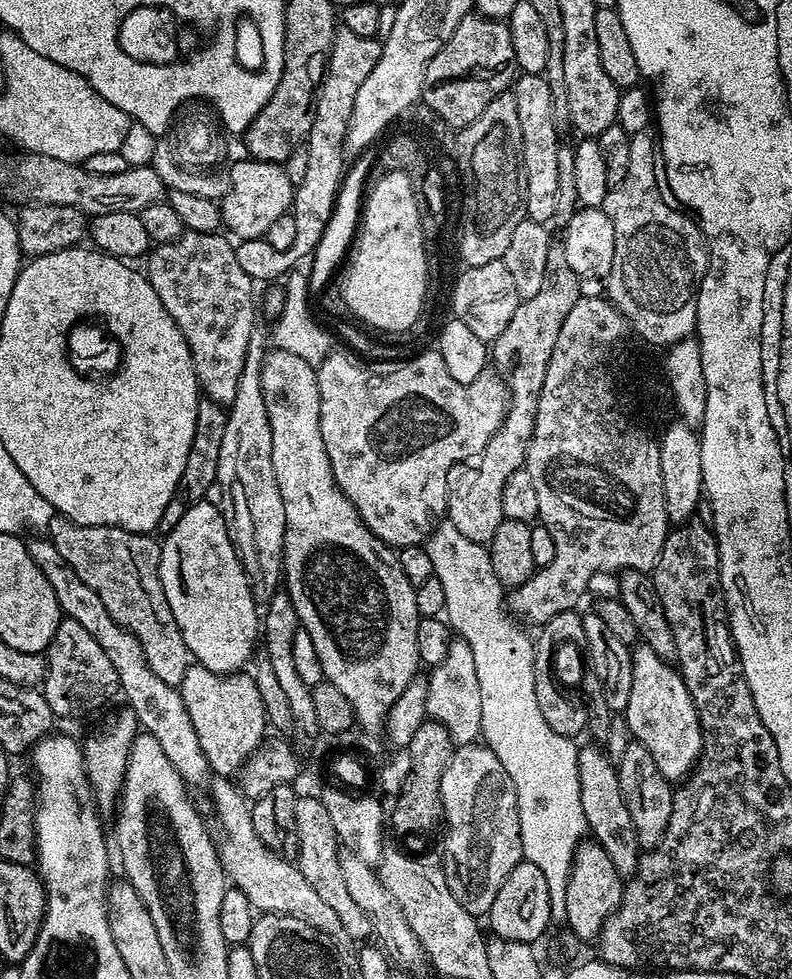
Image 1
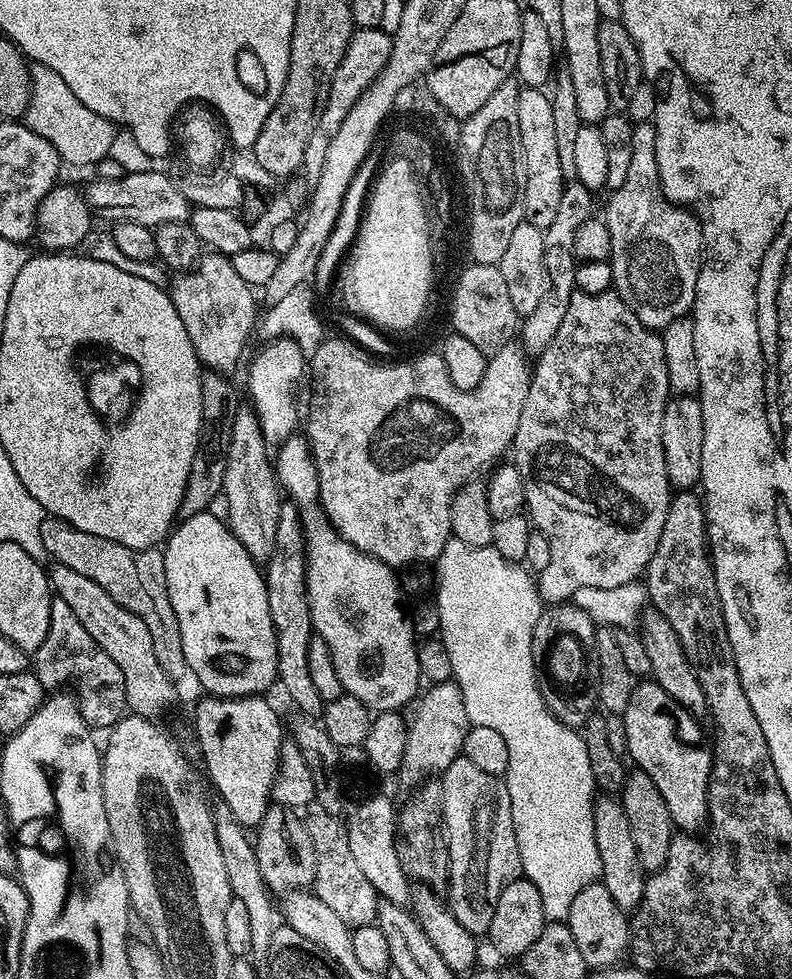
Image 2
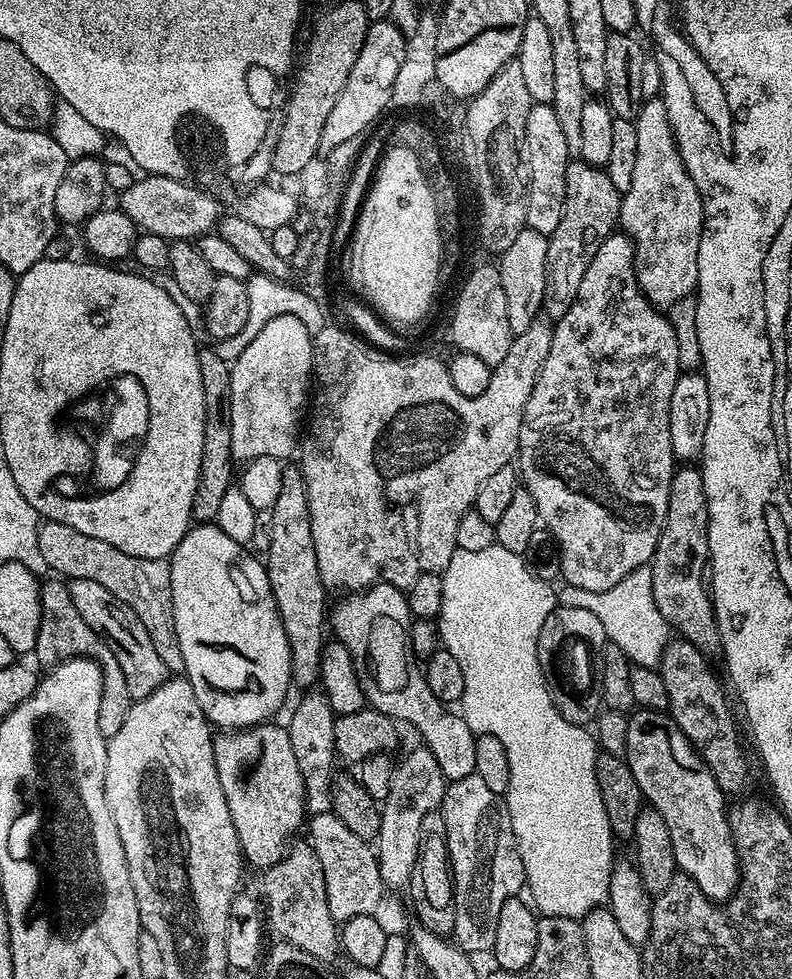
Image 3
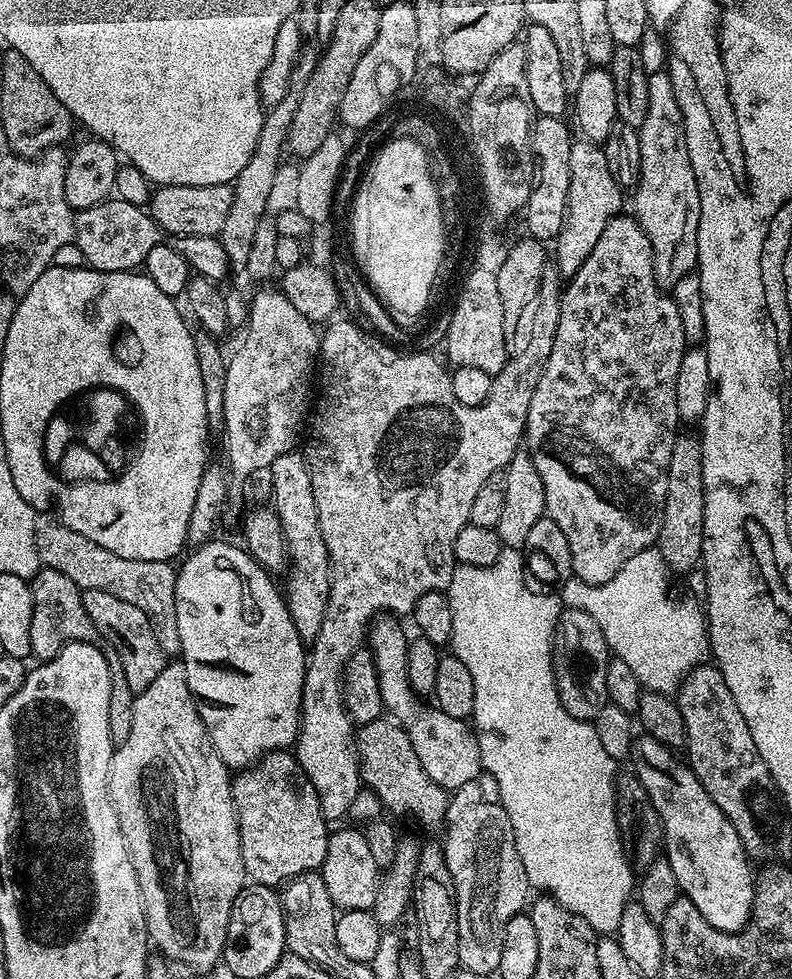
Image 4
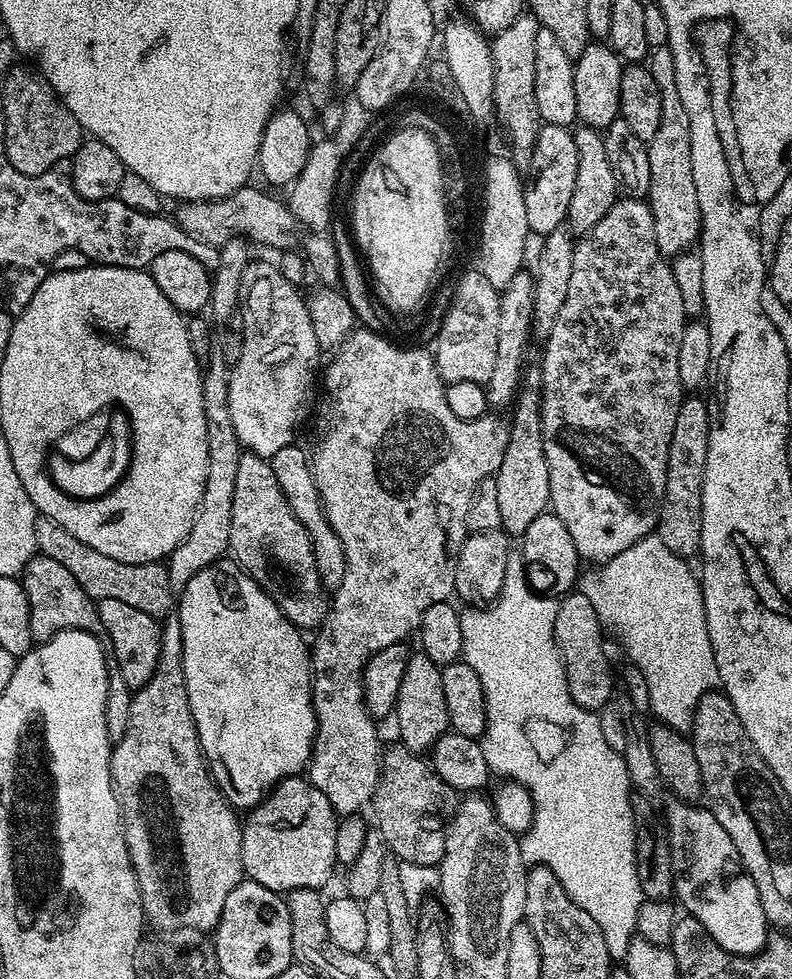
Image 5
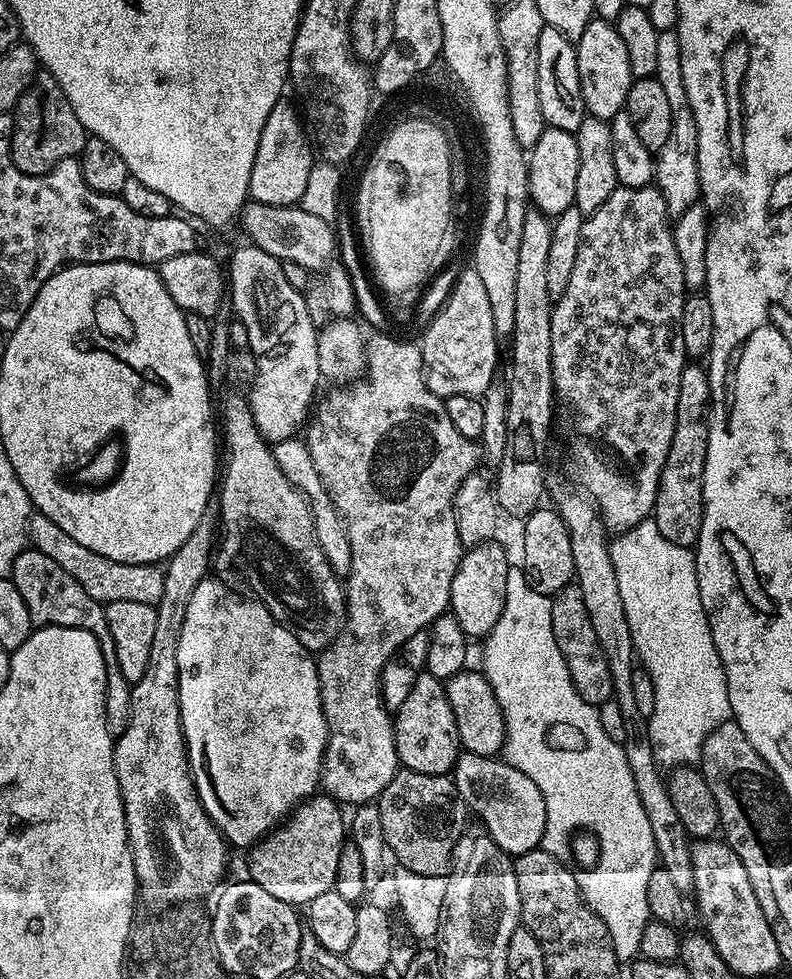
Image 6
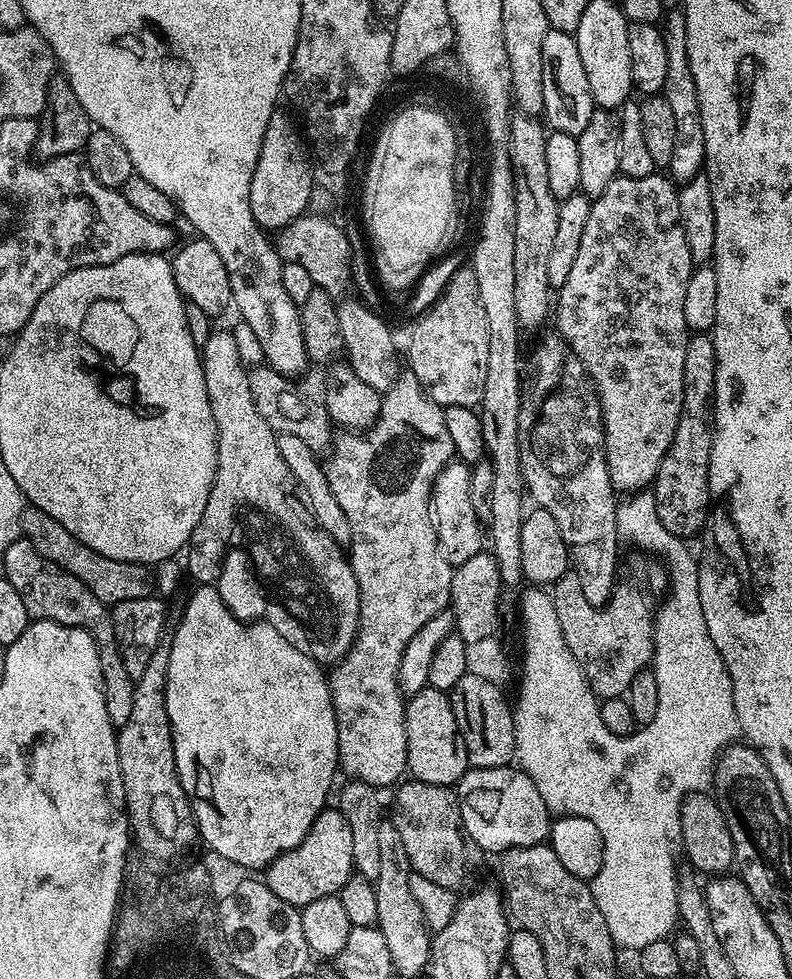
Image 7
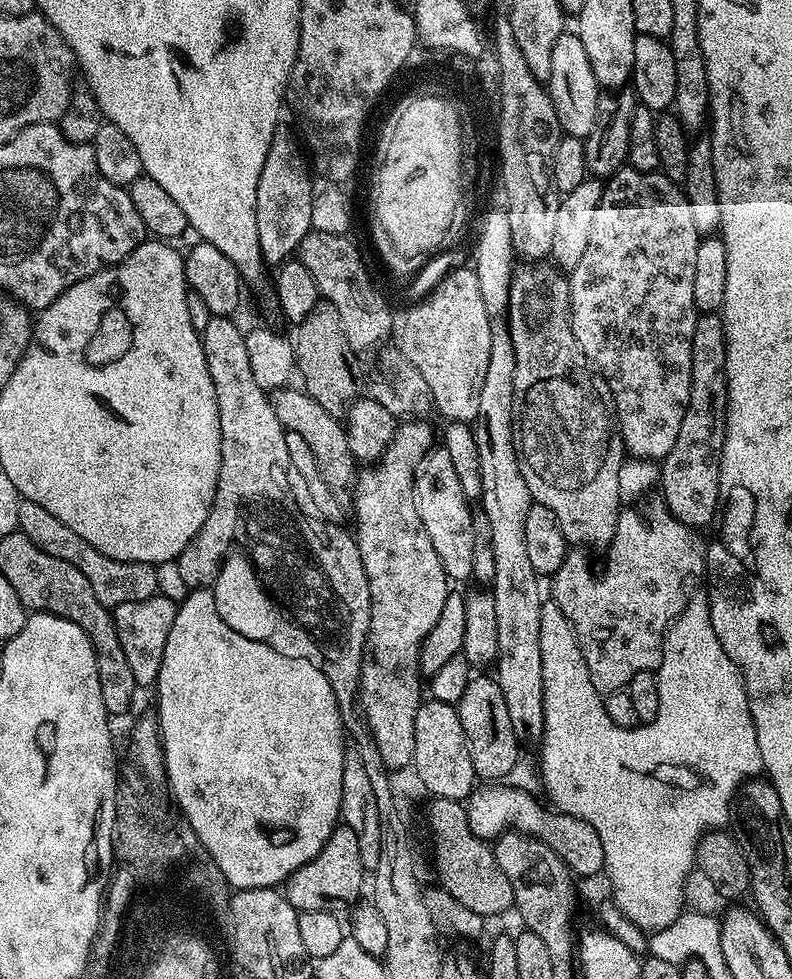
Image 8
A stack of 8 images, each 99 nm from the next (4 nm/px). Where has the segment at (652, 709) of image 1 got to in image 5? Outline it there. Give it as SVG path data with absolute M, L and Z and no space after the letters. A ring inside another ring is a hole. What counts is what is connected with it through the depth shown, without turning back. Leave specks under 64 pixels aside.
M675 798L669 801L662 818L666 832L668 828L666 839L672 848L674 896L679 907L702 922L722 950L739 956L756 955L770 939L770 925L758 898L758 886L754 886L742 866L738 850L734 850L734 842L730 842L730 834L722 830L718 818L714 818L707 807Z

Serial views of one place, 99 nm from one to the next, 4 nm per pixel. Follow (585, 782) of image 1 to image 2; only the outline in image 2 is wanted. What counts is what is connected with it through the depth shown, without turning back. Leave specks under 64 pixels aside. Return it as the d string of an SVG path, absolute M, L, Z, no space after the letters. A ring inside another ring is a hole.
M612 794L597 795L596 804L592 809L594 810L594 842L598 842L598 858L600 859L600 880L606 886L606 890L610 890L614 902L618 902L620 909L626 914L631 914L642 902L646 873L642 862L638 862L638 850L634 847L634 838L630 834L630 818L626 818L626 810L619 799Z

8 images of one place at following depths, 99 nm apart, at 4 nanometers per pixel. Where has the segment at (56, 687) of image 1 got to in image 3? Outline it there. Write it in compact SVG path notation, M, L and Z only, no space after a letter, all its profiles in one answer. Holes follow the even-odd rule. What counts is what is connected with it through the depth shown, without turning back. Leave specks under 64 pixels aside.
M60 578L51 579L45 579L40 585L40 621L35 663L41 669L44 667L44 670L51 670L67 660L93 660L102 670L102 704L98 706L98 730L102 730L105 738L118 734L134 702L130 698L130 689L126 686L126 674L122 674L122 666L118 666L114 650L110 650L110 646L106 646L106 642L102 642L102 638L98 638L98 634L94 634L90 626L86 626L82 614L78 614L70 599L67 583Z

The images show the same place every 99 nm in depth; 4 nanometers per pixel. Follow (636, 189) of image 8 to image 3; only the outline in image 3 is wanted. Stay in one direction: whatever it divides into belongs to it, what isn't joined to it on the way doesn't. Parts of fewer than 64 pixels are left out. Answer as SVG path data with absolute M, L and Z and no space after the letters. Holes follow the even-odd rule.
M617 230L612 235L607 236L602 242L602 246L598 246L598 254L594 254L594 258L590 262L590 266L586 270L586 274L582 278L582 286L578 286L578 294L574 298L574 302L570 306L570 310L566 310L566 314L562 314L560 320L555 321L552 330L552 341L550 342L550 354L546 354L546 362L542 362L542 370L538 374L538 382L534 386L534 390L530 394L530 398L524 407L524 417L522 418L522 430L520 431L520 451L518 453L518 476L522 481L523 487L528 489L528 492L534 498L534 506L538 510L540 520L543 527L547 528L552 533L552 537L556 539L556 545L560 548L560 576L569 584L572 590L581 588L582 590L594 590L601 592L602 590L610 590L610 586L618 586L618 582L622 582L622 578L626 578L626 574L630 574L634 570L645 567L651 561L652 555L656 553L658 546L658 538L664 529L664 519L668 513L668 499L670 498L670 482L672 481L672 473L674 471L674 457L670 446L670 398L673 395L674 384L678 382L682 373L680 363L678 362L678 341L674 339L674 326L670 326L667 315L661 309L655 308L654 305L647 300L642 294L642 290L636 281L636 251L632 245L632 240L624 235L623 231Z

